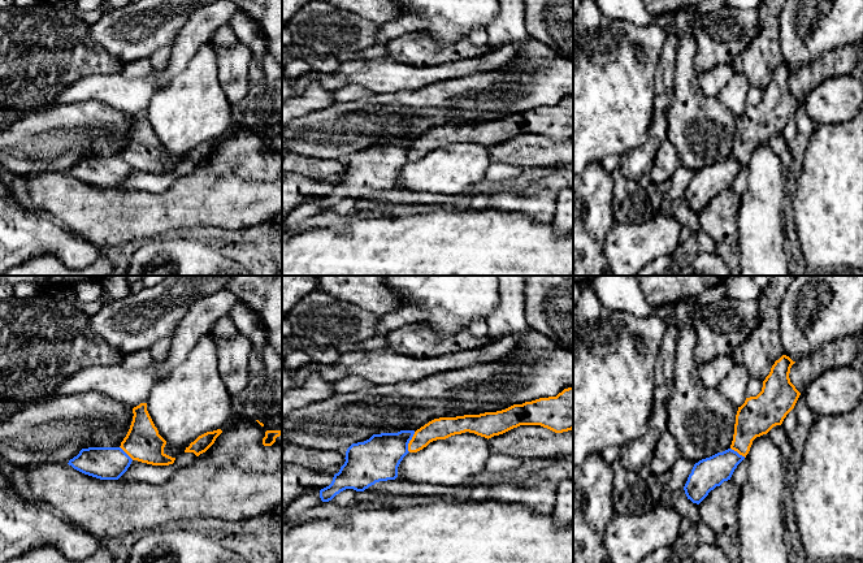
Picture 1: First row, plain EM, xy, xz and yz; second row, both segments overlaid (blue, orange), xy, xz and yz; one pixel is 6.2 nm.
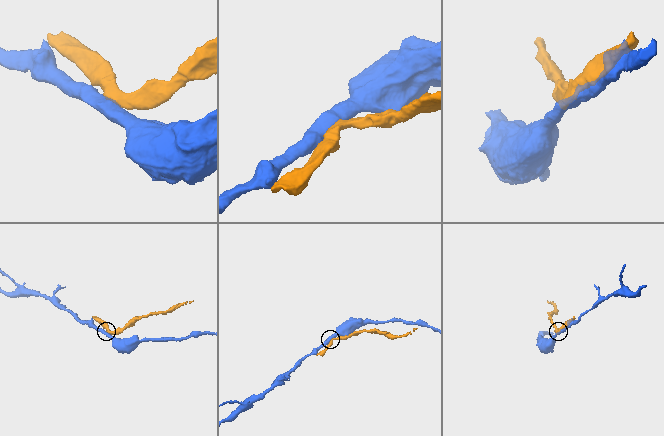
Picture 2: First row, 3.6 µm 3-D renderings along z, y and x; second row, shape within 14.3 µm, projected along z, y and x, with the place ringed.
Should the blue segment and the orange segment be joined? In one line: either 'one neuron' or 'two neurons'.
two neurons

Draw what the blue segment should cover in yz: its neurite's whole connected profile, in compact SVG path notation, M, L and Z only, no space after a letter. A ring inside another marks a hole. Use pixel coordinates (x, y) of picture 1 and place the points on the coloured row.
M728 449L695 463L684 486L688 499L699 504L711 490L730 480L743 459L745 456Z

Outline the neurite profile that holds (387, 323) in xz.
M404 306L391 313L380 316L374 337L387 337L393 330L406 325L420 322L426 317L426 311L415 306Z

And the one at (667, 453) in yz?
M664 432L656 441L655 452L650 462L652 477L665 480L680 456L676 441L668 432Z

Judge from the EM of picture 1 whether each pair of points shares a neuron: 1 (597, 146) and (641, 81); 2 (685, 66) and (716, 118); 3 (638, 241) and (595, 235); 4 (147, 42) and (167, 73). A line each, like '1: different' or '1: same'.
1: same
2: same
3: different
4: different

